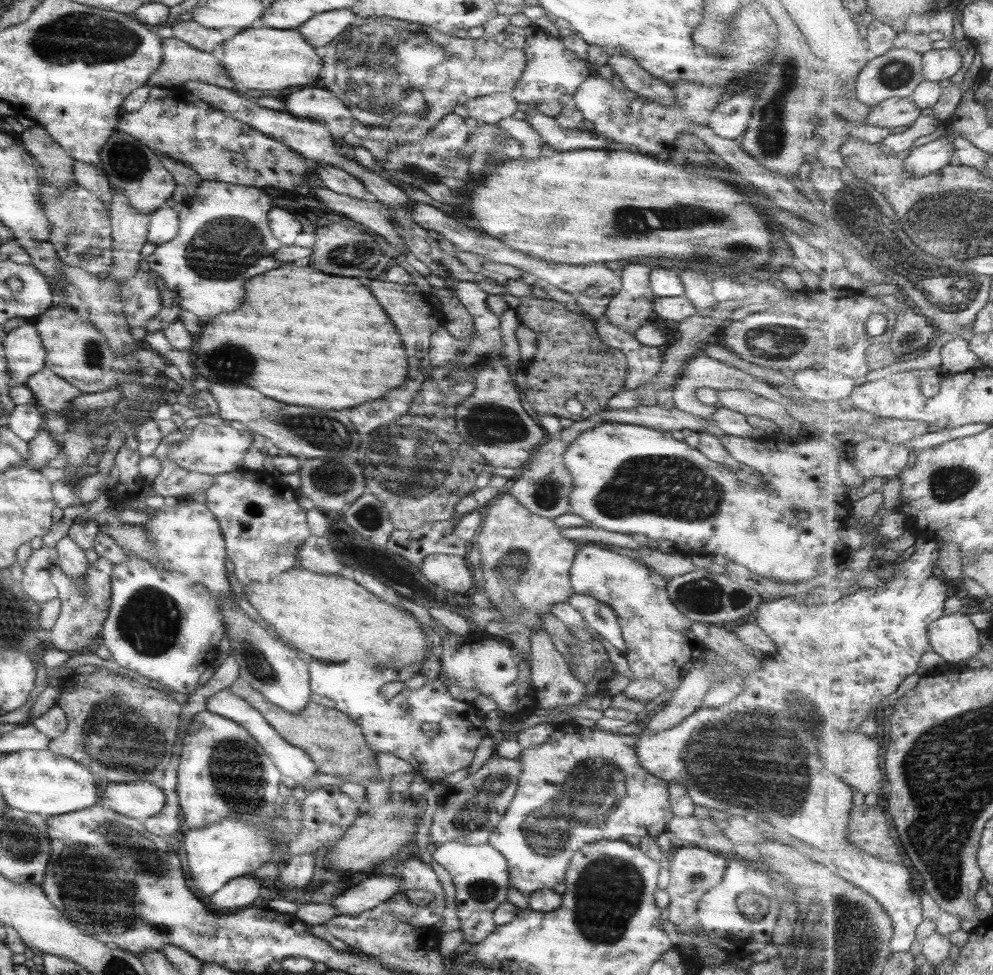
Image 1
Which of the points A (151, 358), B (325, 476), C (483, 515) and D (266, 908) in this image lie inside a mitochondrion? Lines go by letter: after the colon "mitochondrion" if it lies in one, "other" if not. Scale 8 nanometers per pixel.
A: other
B: mitochondrion
C: other
D: other

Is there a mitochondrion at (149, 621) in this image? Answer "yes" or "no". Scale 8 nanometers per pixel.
yes

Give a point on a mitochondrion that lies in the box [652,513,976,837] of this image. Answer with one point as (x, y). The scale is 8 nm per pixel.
(777, 777)

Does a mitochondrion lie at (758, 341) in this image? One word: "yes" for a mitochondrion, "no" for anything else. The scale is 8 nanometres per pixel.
yes

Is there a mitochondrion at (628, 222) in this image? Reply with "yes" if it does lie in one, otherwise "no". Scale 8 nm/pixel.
yes

